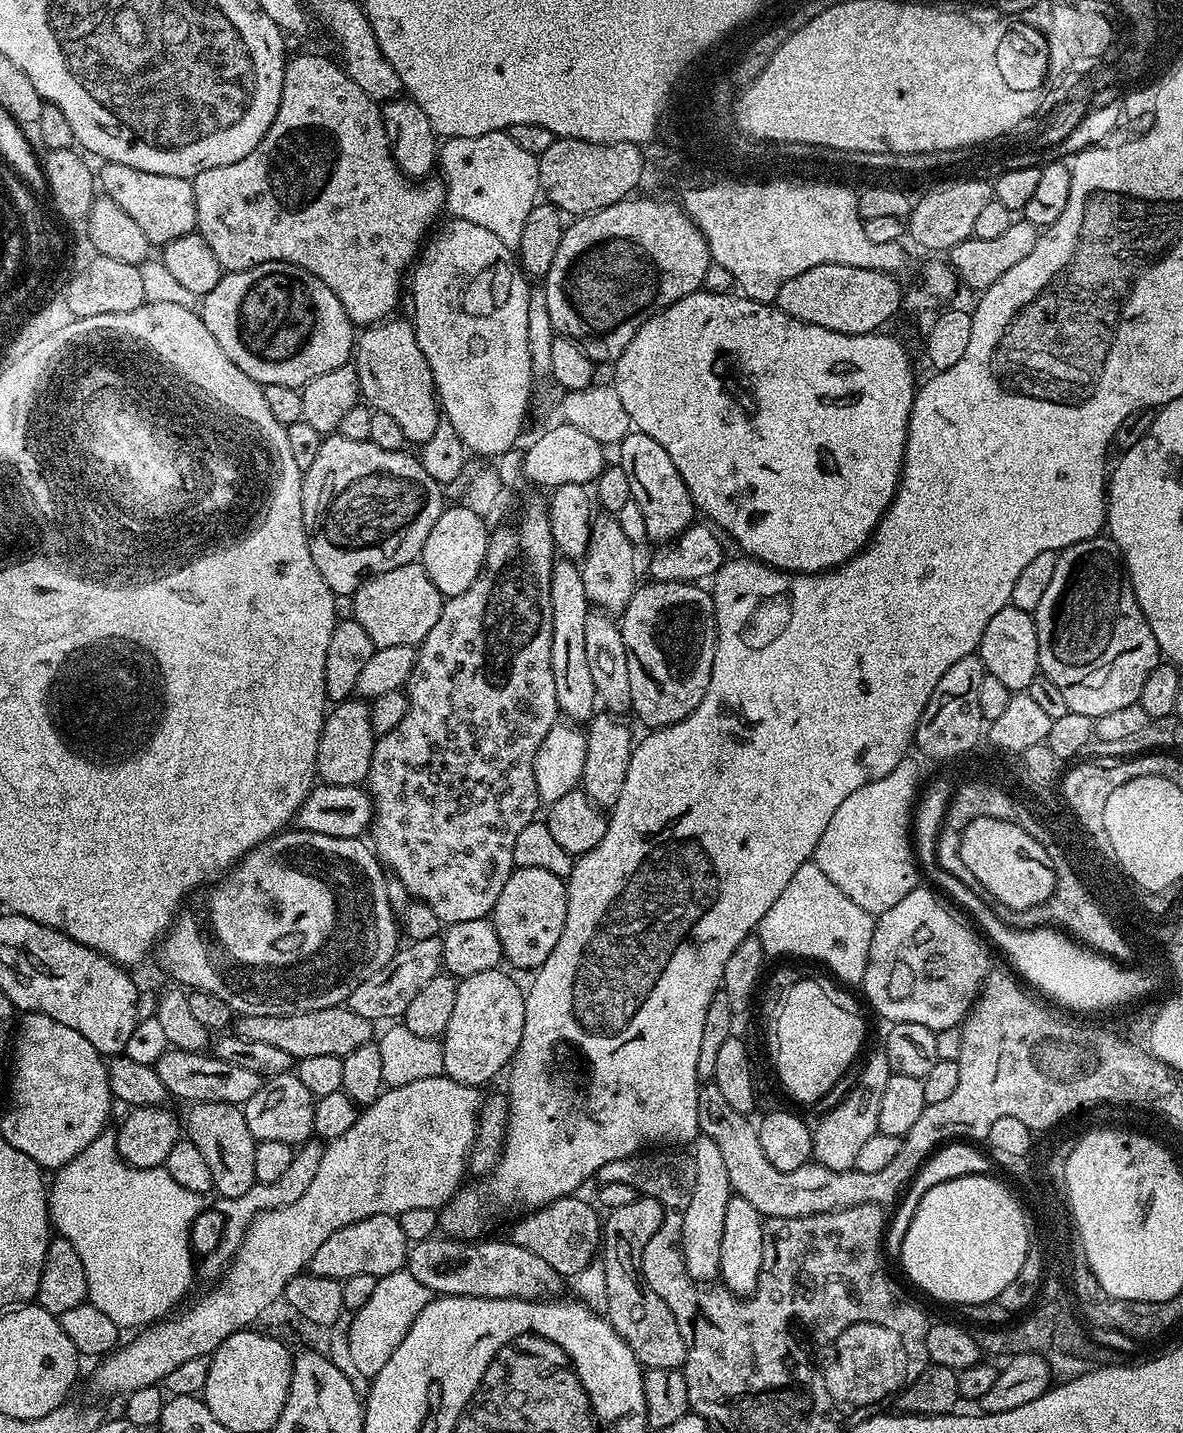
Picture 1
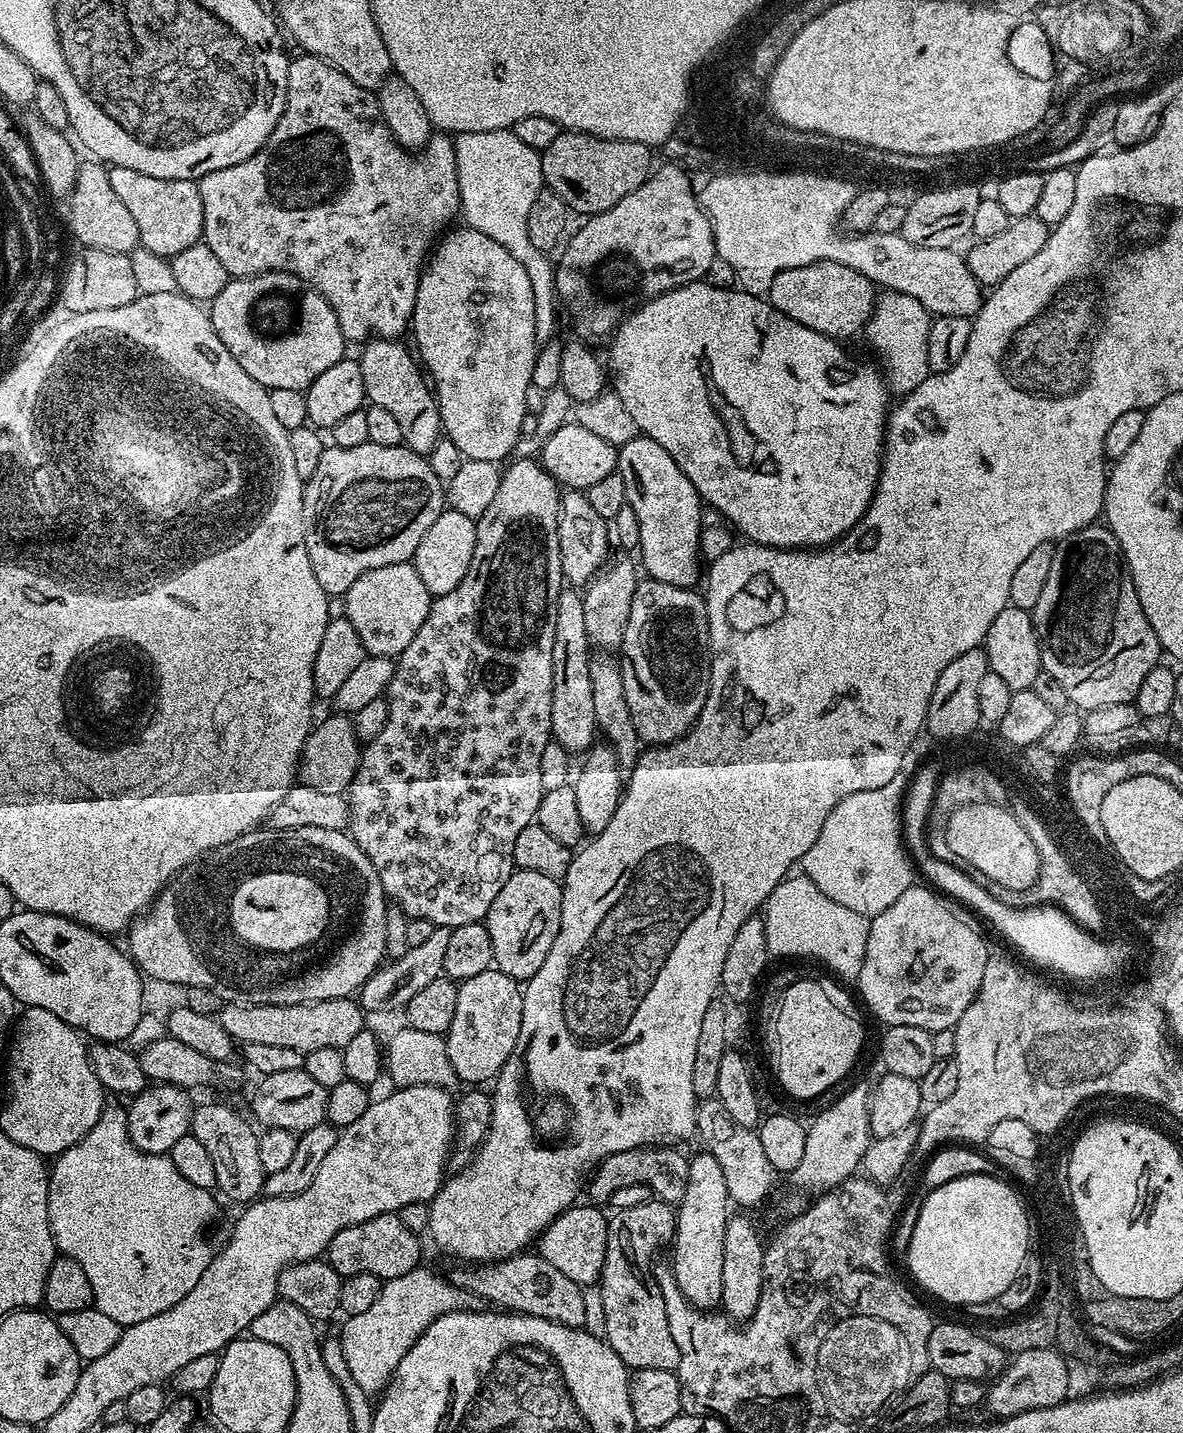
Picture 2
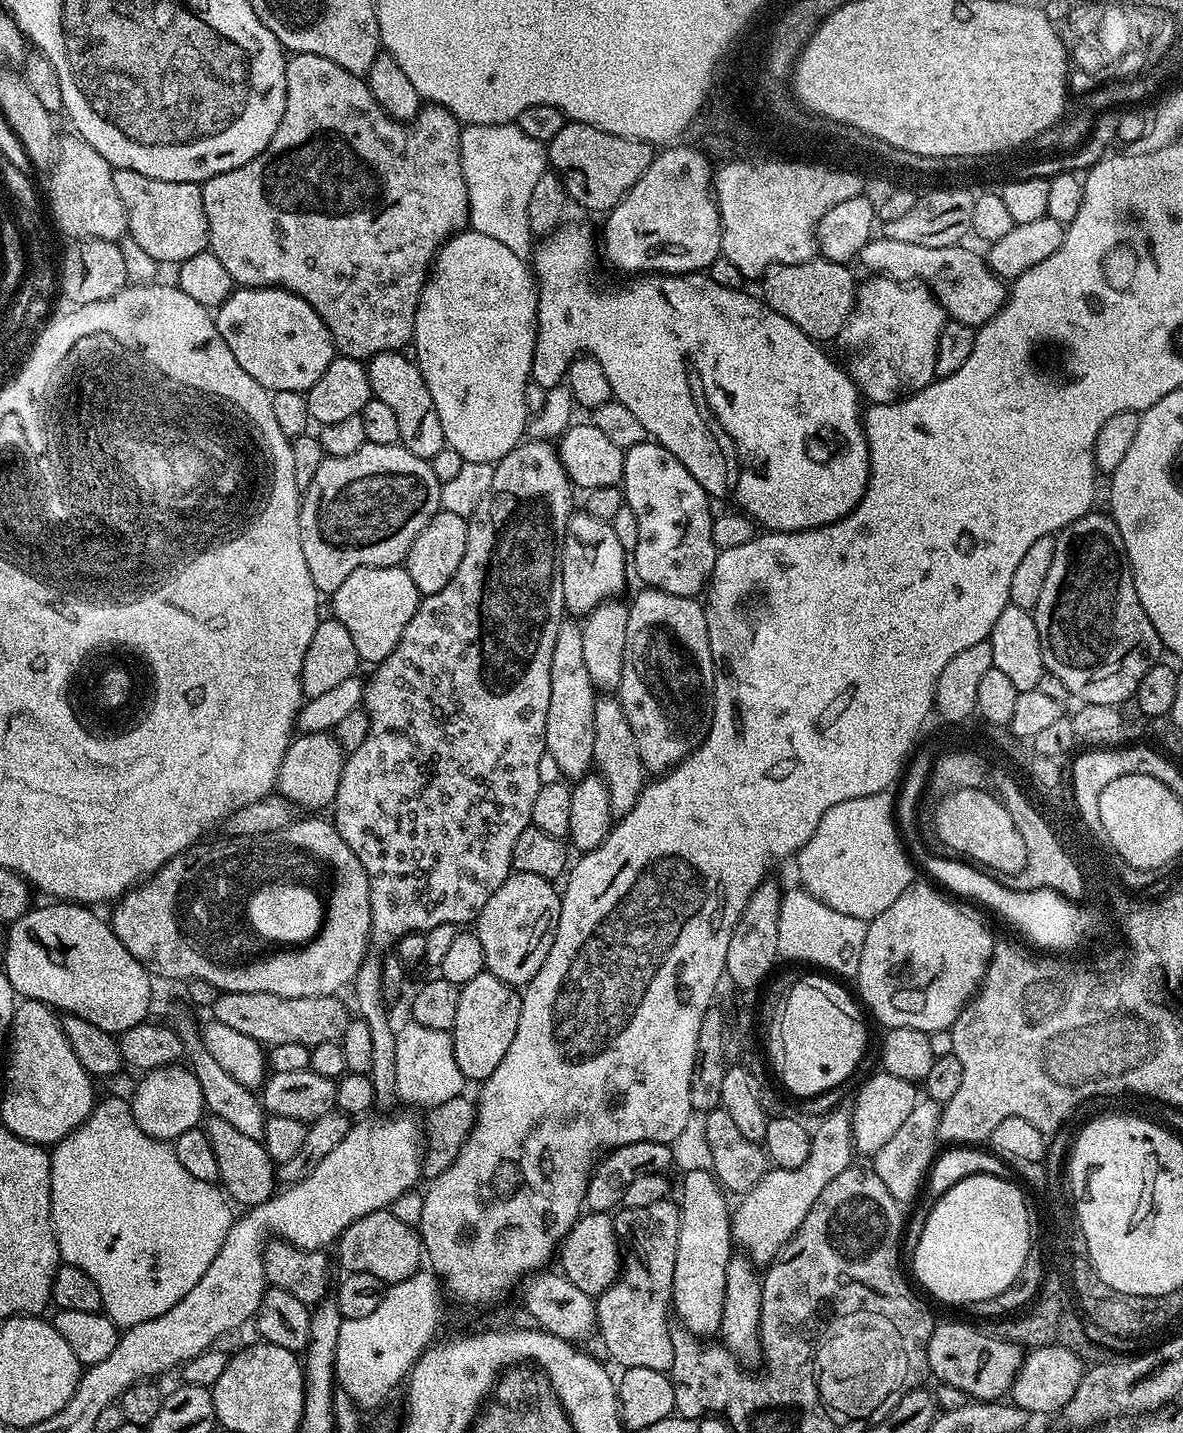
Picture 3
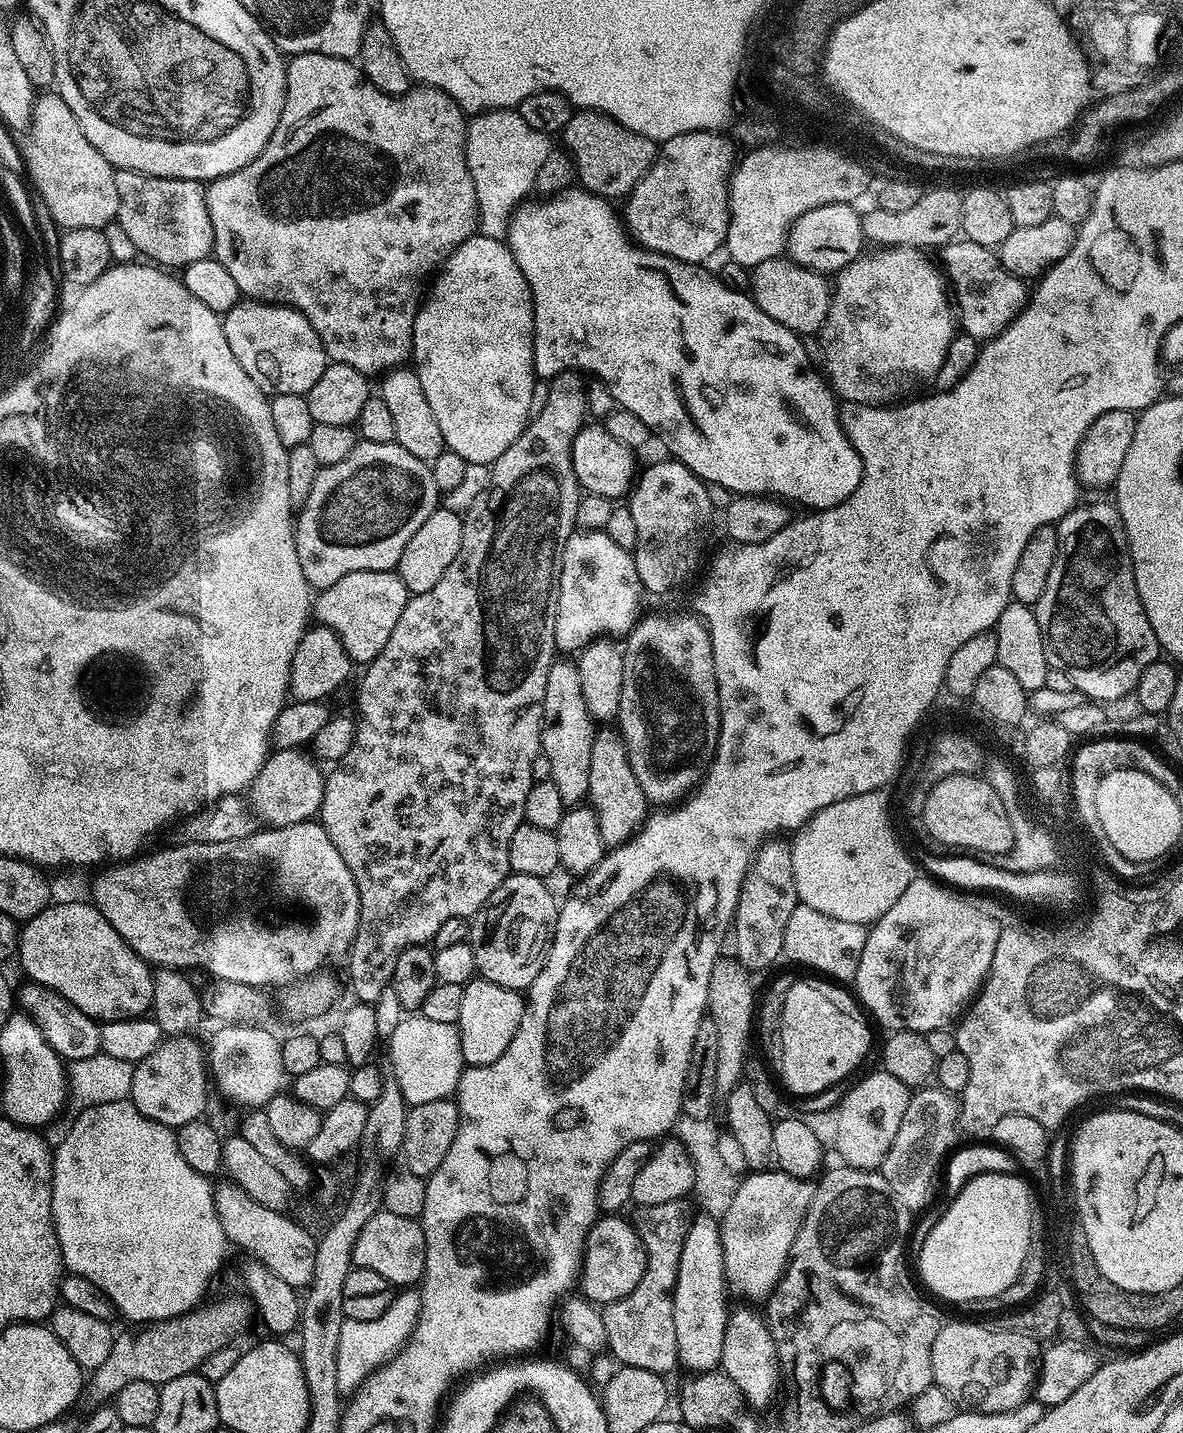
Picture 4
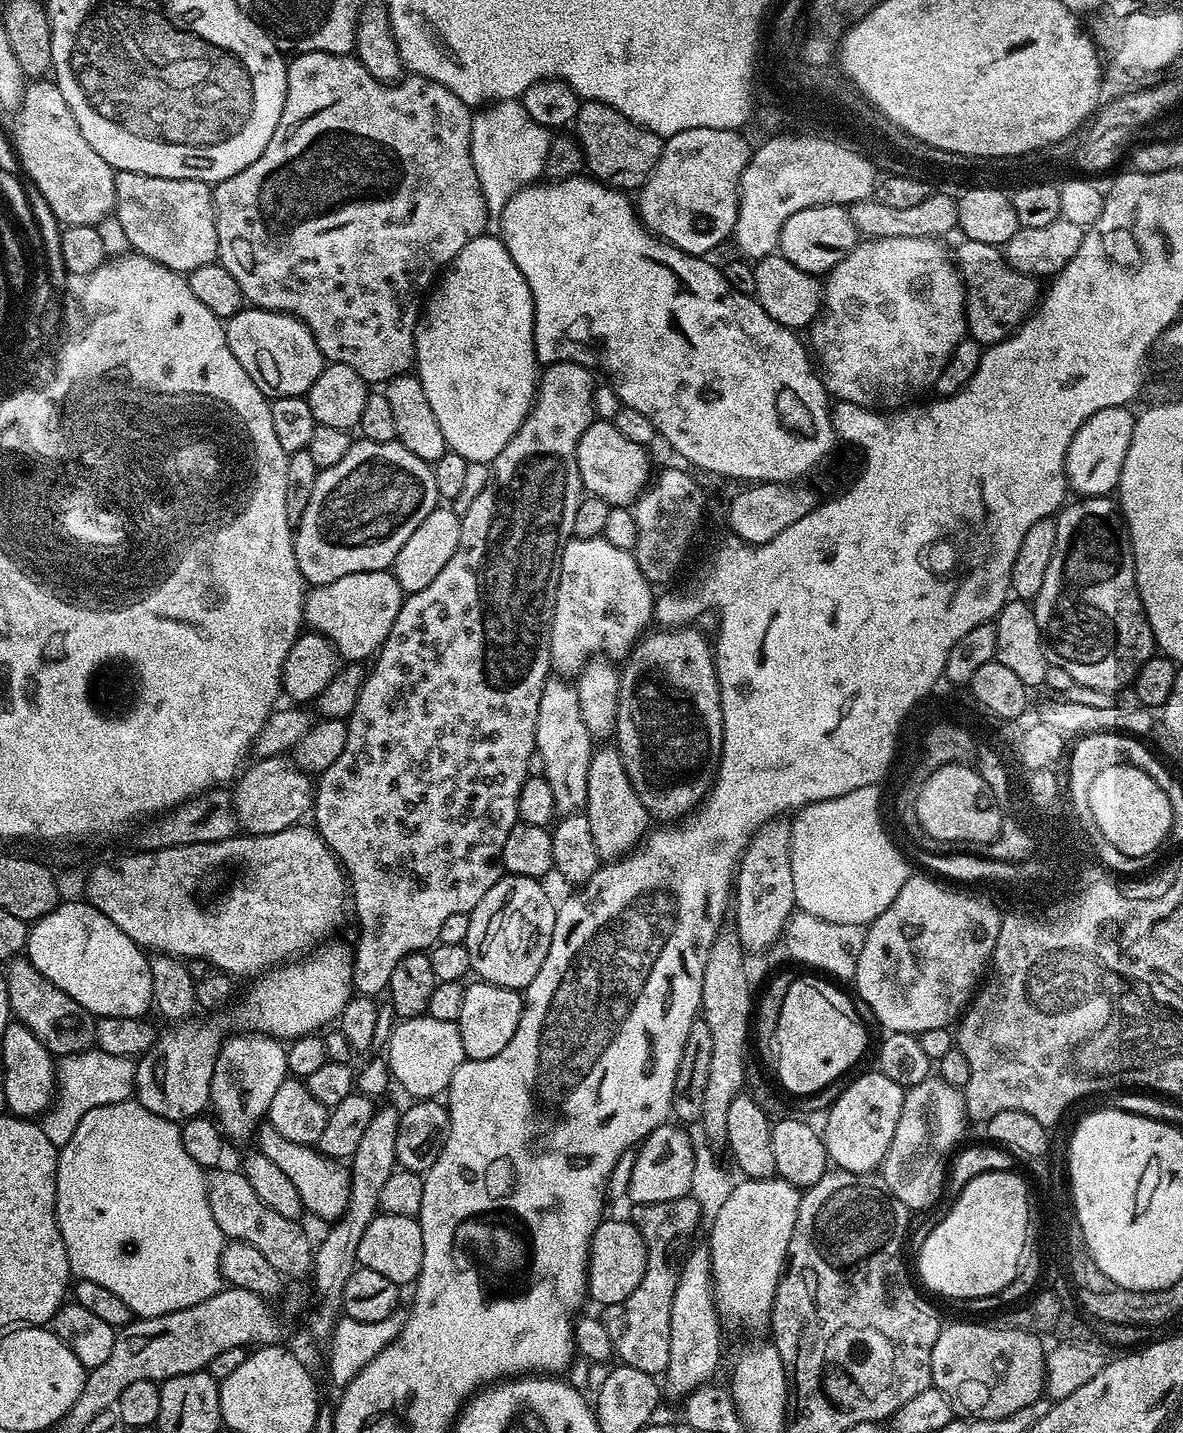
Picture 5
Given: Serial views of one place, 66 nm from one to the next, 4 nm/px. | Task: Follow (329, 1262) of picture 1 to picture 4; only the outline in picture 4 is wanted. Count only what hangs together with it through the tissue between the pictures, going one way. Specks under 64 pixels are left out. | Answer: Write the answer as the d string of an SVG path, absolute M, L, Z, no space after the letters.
M379 1211L362 1226L357 1241L352 1247L352 1266L362 1270L374 1270L374 1274L382 1274L386 1282L397 1289L404 1290L416 1286L424 1279L426 1270L426 1234L419 1220L401 1218L399 1214Z

